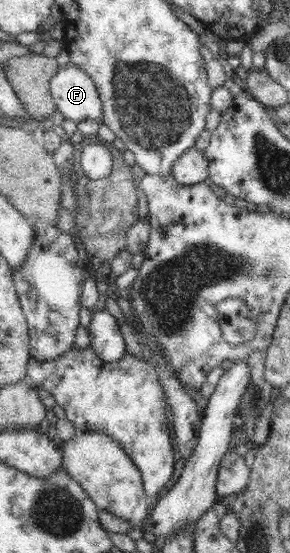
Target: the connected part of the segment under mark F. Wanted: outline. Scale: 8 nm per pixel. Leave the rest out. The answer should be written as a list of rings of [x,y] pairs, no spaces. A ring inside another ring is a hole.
[[[76,65],[60,66],[51,79],[55,104],[65,119],[74,123],[96,121],[104,124],[104,104],[96,83]]]

